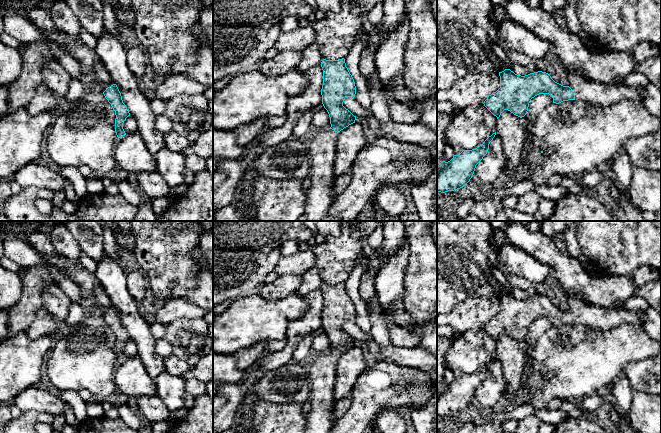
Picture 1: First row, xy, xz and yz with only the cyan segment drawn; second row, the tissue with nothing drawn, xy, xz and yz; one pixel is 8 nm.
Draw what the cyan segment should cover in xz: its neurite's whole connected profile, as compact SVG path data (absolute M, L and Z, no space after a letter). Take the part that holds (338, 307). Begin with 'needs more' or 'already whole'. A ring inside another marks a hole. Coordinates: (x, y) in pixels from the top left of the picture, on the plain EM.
needs more | M345 283L321 286L322 328L330 341L331 351L315 354L307 363L311 409L306 416L305 433L330 433L335 406L333 390L339 356L355 347L354 340L343 330L346 321L355 321L356 310Z

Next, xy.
needs more | M102 286L97 287L92 293L92 299L88 302L92 312L101 314L115 335L115 356L119 362L126 359L123 347L130 337L123 327L121 317L117 309L111 304Z

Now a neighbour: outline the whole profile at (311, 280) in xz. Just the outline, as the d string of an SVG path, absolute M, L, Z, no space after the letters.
M316 268L308 269L301 277L302 281L297 290L301 296L321 288L323 284L321 275Z

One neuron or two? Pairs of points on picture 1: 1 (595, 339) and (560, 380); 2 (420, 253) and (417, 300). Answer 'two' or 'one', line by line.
1: one
2: one

